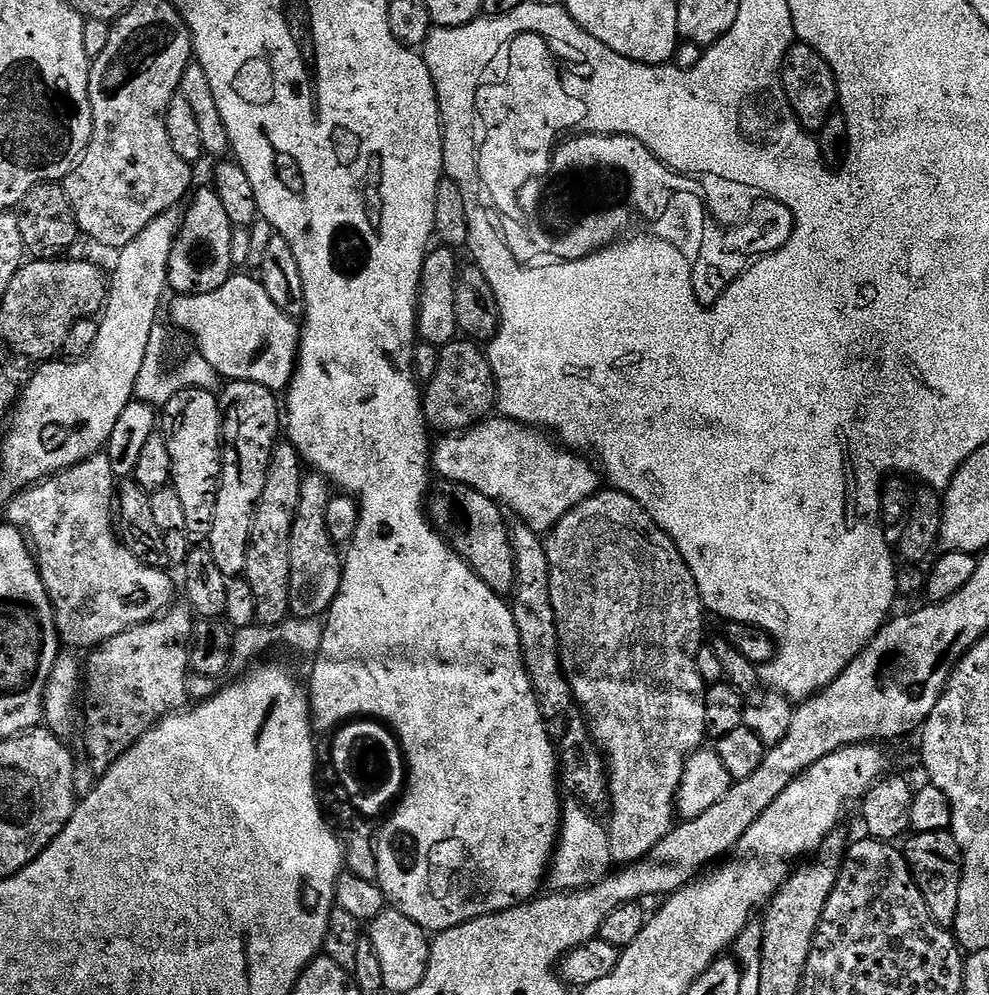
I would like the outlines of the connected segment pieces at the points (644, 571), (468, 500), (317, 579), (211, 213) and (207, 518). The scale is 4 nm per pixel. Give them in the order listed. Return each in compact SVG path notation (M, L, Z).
M601 490L596 495L586 498L586 502L574 506L574 510L566 513L552 527L552 531L547 533L546 547L550 566L550 596L560 639L560 665L564 668L564 677L568 679L568 685L572 687L572 697L584 711L593 737L606 761L608 795L610 809L612 808L612 824L610 823L608 834L612 863L616 866L637 864L646 854L650 854L650 850L654 850L654 846L658 846L658 842L662 842L662 838L666 838L668 831L674 827L674 821L678 816L676 795L682 782L684 764L692 753L701 751L703 744L700 743L708 736L706 698L704 697L706 685L702 674L698 674L696 661L705 643L706 609L700 601L700 591L694 582L694 574L690 574L678 546L652 521L650 513L625 492Z
M440 482L431 489L426 501L426 511L432 527L451 544L457 556L470 565L490 586L490 590L508 594L516 586L516 558L512 549L510 524L504 521L506 512L497 501L486 498L470 486Z
M317 472L305 475L302 494L299 496L298 514L291 531L291 615L297 618L323 617L341 588L343 559L337 543L328 532L327 514L332 499L328 480Z
M215 187L199 188L195 189L194 195L191 197L191 200L193 199L192 205L186 210L183 209L180 233L176 235L176 241L170 250L168 287L173 293L181 296L210 294L210 290L218 290L234 274L234 267L231 262L231 236L234 225L230 222L226 209L222 206L222 198L218 198Z
M184 388L181 392L175 392L170 398L170 402L163 405L162 434L166 438L166 447L170 450L170 462L172 463L171 486L176 488L179 501L182 502L183 517L186 518L186 531L192 542L208 541L210 530L214 530L216 495L221 485L223 431L222 404L215 391L206 388Z

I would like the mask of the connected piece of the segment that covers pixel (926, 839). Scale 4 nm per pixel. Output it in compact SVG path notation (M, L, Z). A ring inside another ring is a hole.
M948 830L915 833L903 841L902 851L904 859L908 861L908 868L912 871L914 882L926 898L926 906L930 914L941 926L951 929L955 925L958 914L958 890L960 879L964 876L964 852L958 846L958 842Z

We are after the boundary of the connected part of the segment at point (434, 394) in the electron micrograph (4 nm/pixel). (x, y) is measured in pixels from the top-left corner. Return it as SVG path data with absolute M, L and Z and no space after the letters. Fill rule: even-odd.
M457 338L439 349L437 370L422 392L424 416L437 433L463 432L479 424L497 407L496 379L485 349L467 338Z

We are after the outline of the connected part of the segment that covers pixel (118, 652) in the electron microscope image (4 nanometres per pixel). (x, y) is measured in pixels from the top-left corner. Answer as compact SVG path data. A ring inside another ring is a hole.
M173 607L145 624L134 626L114 638L110 638L99 648L91 649L86 662L86 671L82 676L82 692L87 698L88 709L82 716L88 725L83 725L84 744L88 747L88 760L91 771L102 774L127 748L137 744L151 728L159 724L166 716L171 716L189 703L188 680L190 677L190 649L194 616L187 607Z

